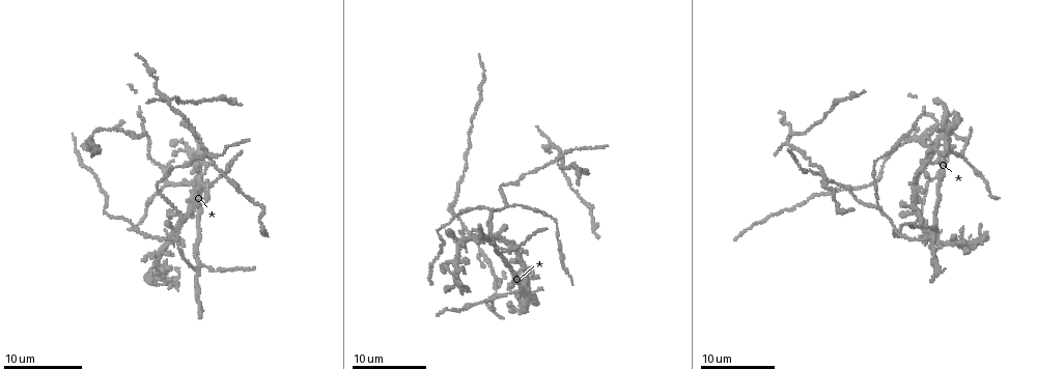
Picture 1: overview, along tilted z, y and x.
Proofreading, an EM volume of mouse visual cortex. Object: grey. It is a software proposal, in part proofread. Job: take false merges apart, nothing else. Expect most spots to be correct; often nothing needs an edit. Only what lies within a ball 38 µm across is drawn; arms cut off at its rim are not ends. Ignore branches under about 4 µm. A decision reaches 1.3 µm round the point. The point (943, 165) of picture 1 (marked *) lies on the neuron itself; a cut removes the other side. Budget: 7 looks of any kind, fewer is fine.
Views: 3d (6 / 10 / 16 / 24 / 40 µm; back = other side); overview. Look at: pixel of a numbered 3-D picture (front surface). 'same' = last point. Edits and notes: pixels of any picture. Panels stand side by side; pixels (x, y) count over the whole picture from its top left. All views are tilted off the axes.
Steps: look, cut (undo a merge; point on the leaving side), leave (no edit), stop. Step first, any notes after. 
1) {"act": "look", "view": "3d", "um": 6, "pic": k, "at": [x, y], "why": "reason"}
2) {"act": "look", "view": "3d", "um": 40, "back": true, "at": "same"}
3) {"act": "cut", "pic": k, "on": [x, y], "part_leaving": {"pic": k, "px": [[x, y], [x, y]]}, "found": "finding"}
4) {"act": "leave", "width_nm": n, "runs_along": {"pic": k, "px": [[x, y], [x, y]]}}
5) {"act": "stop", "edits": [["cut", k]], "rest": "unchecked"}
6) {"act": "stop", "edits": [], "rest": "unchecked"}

{"act": "look", "view": "3d", "um": 10, "pic": 1, "at": [183, 219], "why": "side arm on a straight run"}

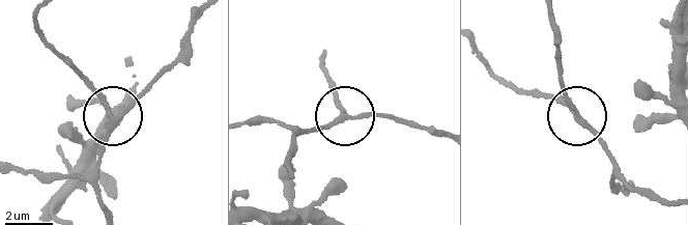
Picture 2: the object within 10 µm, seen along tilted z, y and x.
{"act": "leave", "side_arm_um": 18, "runs_along": {"pic": 2, "px": [[675, 201], [653, 198], [627, 180], [570, 103], [555, 60]]}, "found": "continuous, no second neuron"}

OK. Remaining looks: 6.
{"act": "look", "view": "3d", "um": 10, "pic": 1, "at": [125, 131], "why": "sudden change in width"}

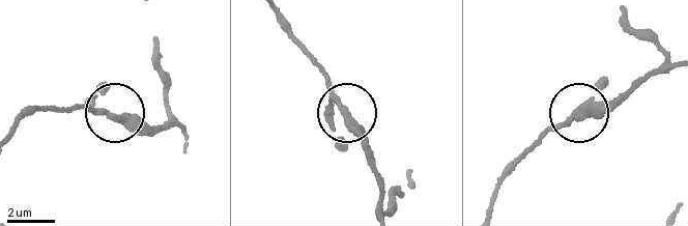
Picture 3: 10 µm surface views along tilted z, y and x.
{"act": "look", "view": "3d", "um": 6, "pic": 3, "at": [343, 108]}

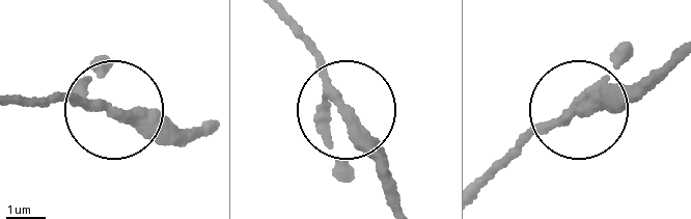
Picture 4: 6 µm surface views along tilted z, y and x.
{"act": "leave", "width_nm": 220, "runs_along": {"pic": 4, "px": [[401, 209], [375, 140], [294, 30]]}, "found": "all the same neuron"}

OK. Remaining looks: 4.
{"act": "look", "view": "3d", "um": 6, "pic": 1, "at": [789, 136], "why": "four arms meet"}

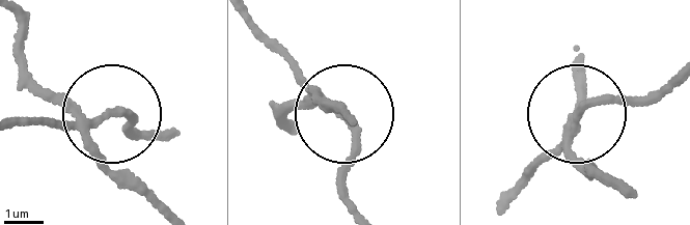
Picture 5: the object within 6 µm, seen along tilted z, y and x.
{"act": "look", "view": "3d", "um": 6, "back": true, "pic": 5, "at": [100, 119]}

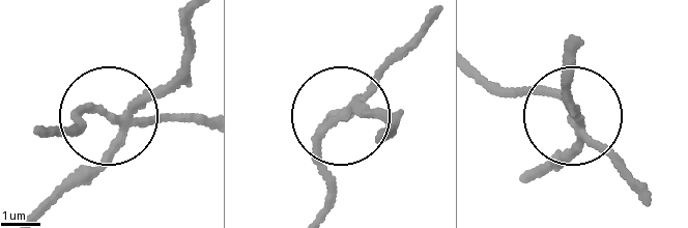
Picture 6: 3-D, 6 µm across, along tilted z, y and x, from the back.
{"act": "cut", "pic": 6, "on": [77, 113], "part_leaving": {"pic": 6, "px": [[123, 123], [86, 114], [76, 136], [53, 133]]}, "found": "two neurons meet here"}

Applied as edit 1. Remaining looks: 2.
{"act": "stop", "edits": [["cut", 6]], "rest": "unchecked"}

